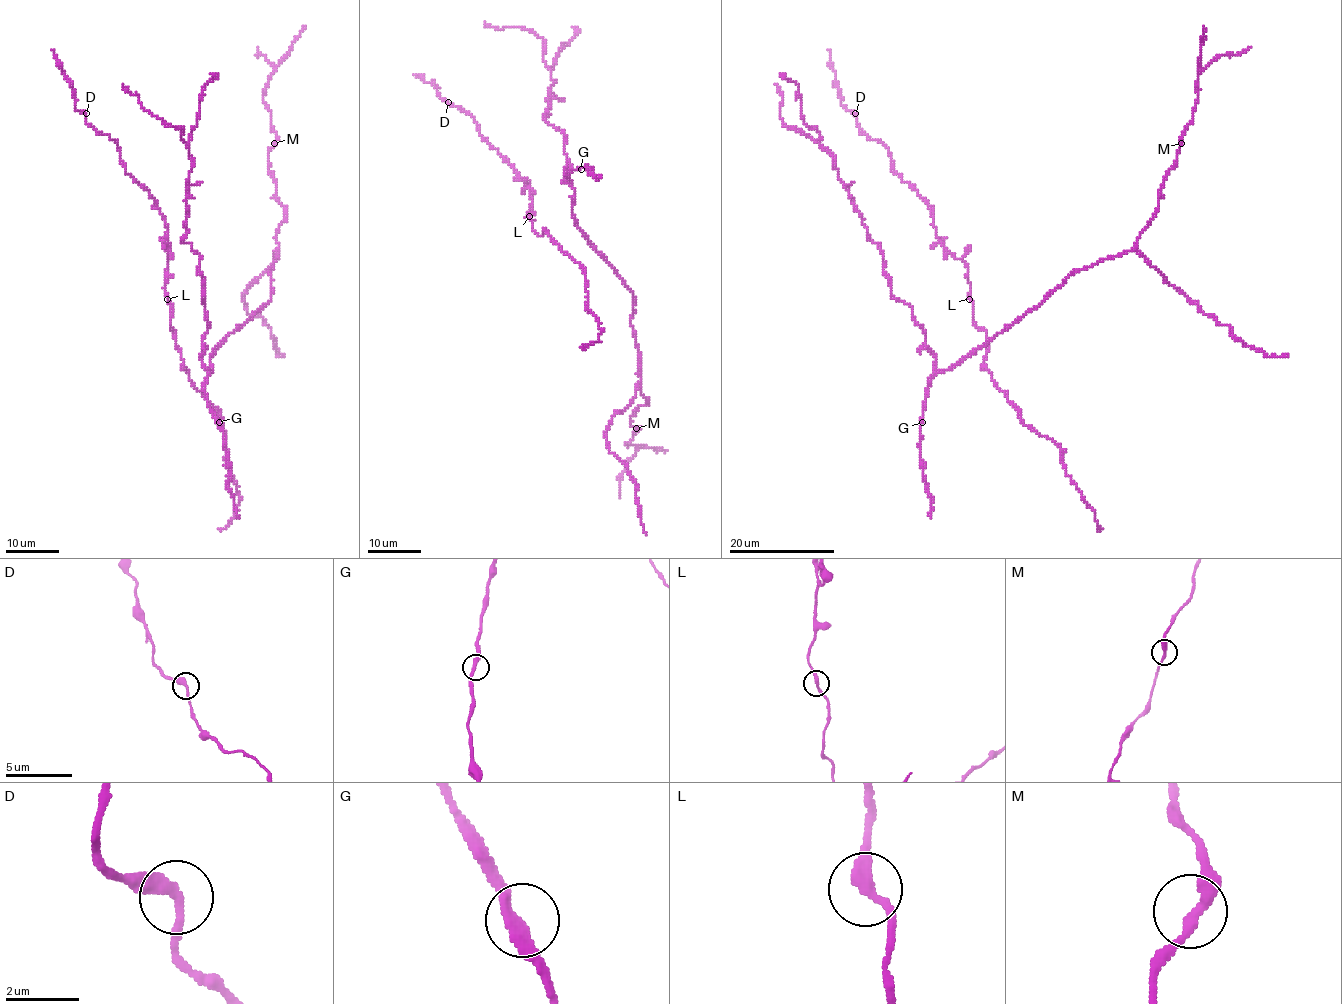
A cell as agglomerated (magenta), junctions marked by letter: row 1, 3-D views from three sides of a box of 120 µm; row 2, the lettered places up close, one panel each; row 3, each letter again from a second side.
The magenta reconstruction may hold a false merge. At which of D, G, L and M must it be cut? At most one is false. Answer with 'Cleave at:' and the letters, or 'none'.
Cleave at: none

